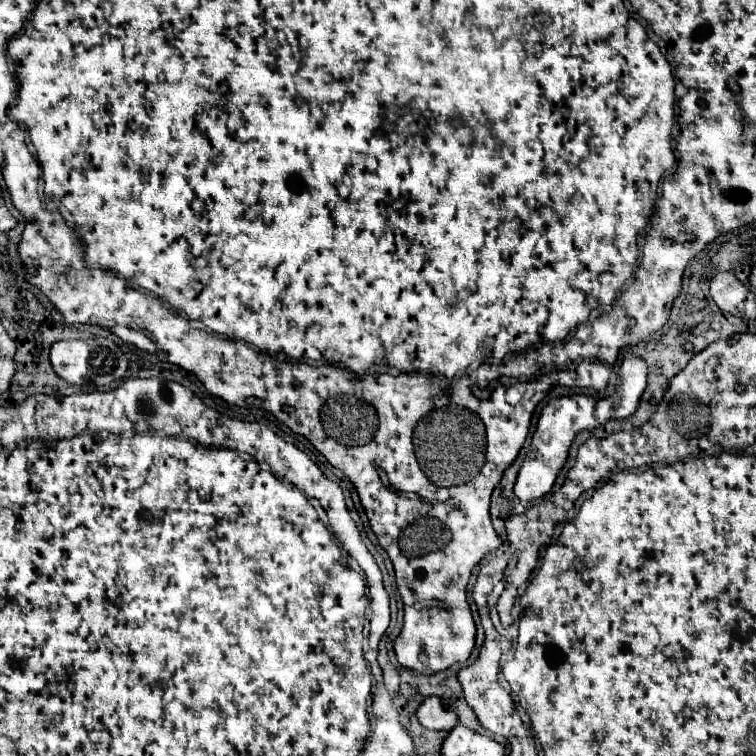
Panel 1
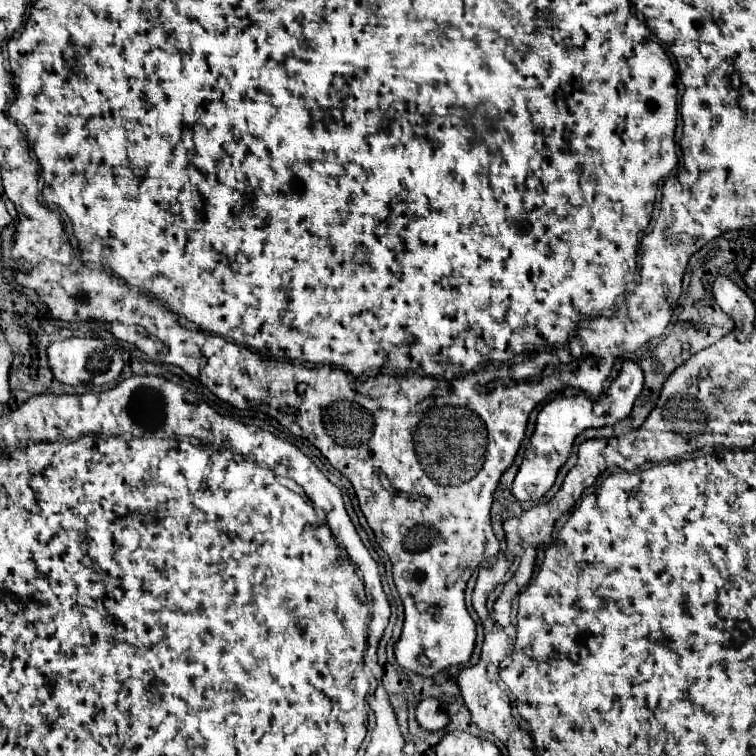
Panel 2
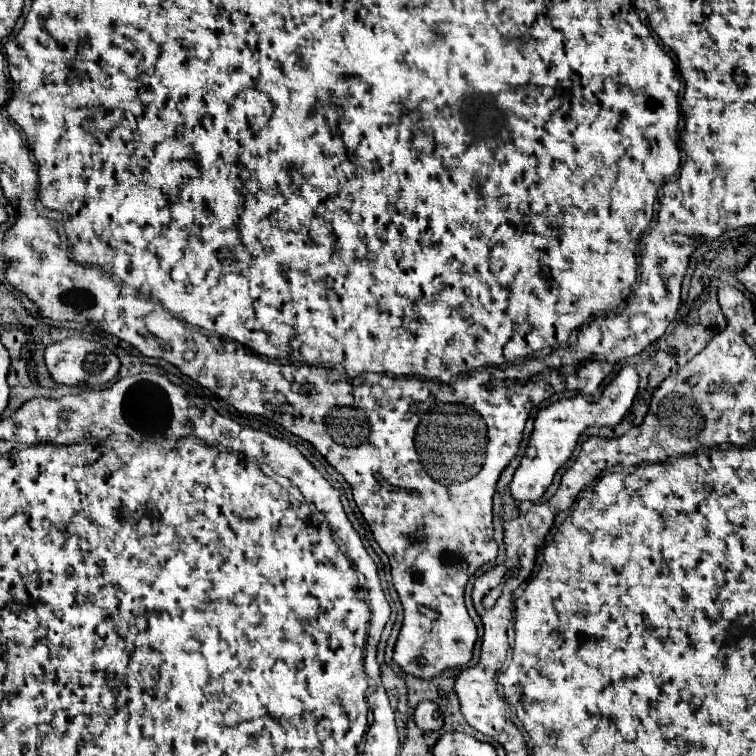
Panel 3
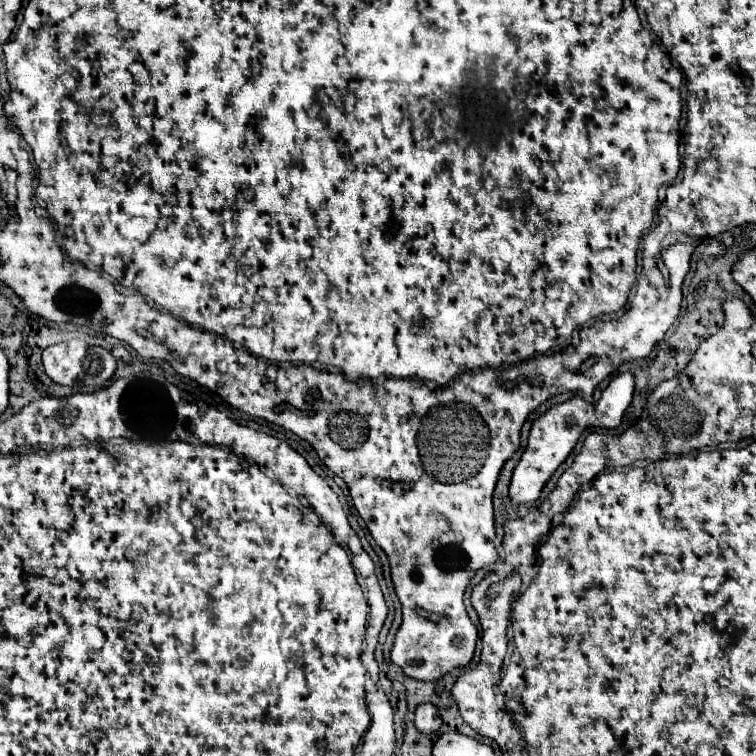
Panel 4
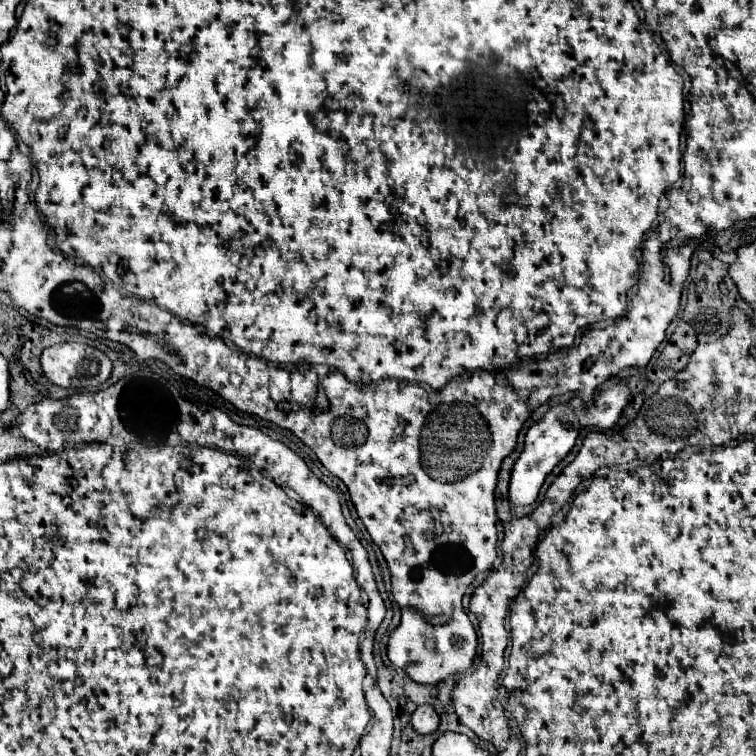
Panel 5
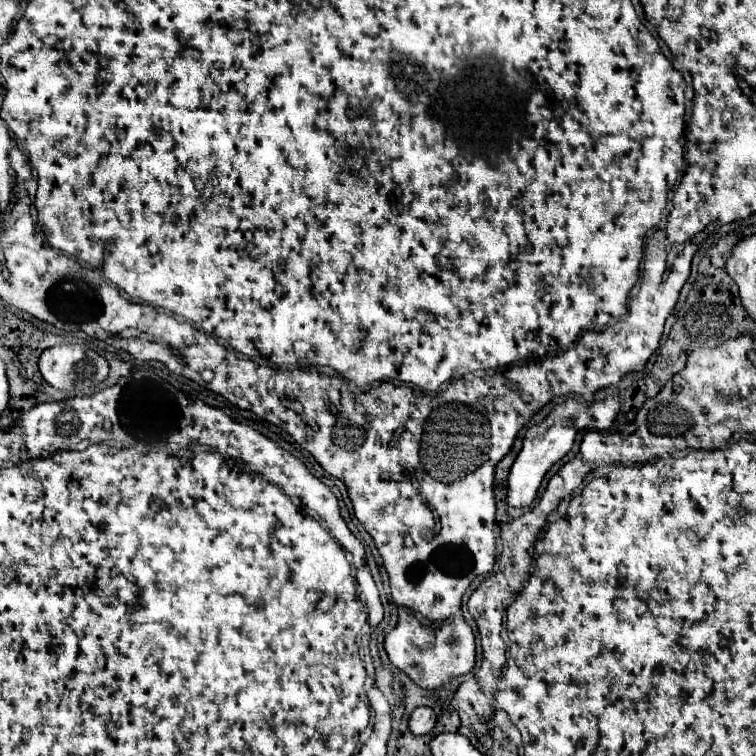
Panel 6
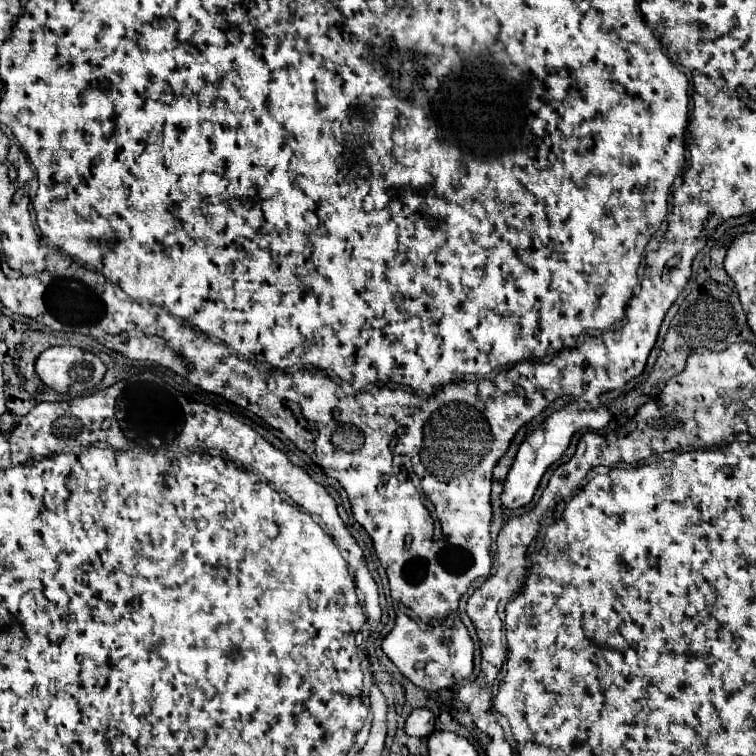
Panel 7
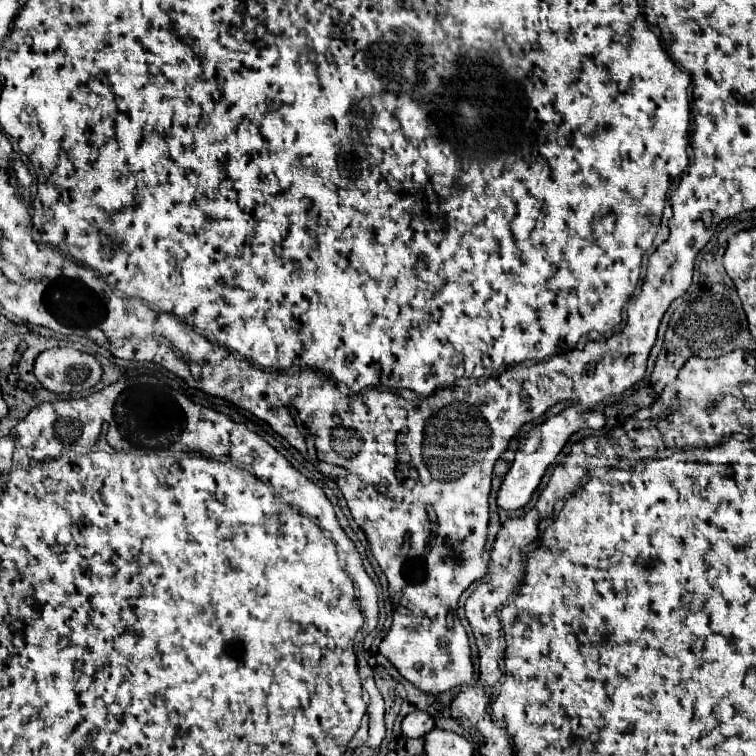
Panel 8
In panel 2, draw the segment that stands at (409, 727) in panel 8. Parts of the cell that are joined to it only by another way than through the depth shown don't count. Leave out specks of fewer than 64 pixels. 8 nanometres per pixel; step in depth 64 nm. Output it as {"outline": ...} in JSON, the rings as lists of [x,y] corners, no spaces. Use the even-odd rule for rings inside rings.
{"outline":[[[426,698],[418,704],[416,720],[426,730],[442,730],[450,724],[448,714],[440,708],[440,702],[436,698]]]}

